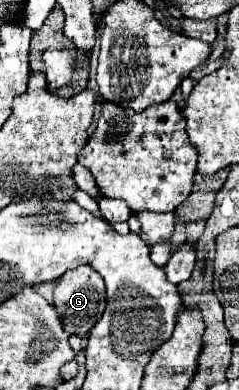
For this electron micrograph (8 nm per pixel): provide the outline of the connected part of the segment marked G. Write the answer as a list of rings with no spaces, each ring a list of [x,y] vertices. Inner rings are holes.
[[[79,265],[77,269],[65,273],[57,281],[53,297],[55,297],[53,305],[59,313],[63,329],[71,335],[75,333],[75,335],[81,335],[81,337],[85,337],[91,331],[91,327],[101,319],[105,305],[107,305],[107,291],[105,291],[103,277],[91,265]]]

